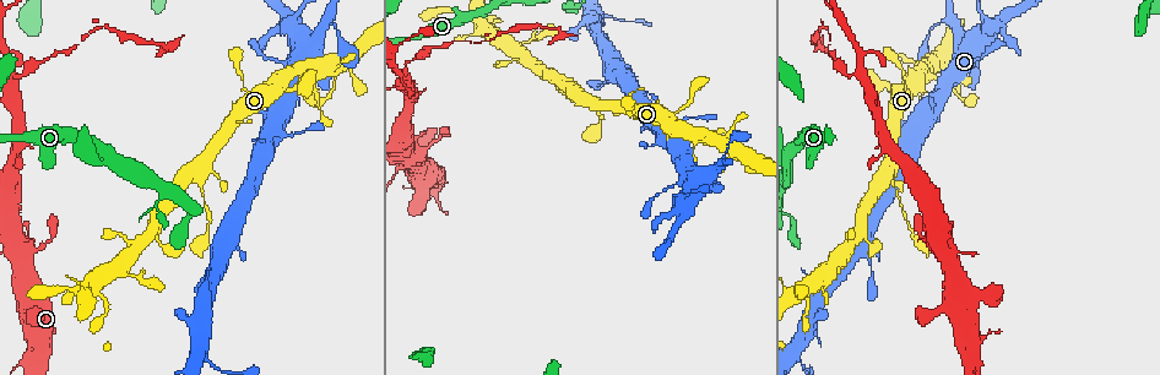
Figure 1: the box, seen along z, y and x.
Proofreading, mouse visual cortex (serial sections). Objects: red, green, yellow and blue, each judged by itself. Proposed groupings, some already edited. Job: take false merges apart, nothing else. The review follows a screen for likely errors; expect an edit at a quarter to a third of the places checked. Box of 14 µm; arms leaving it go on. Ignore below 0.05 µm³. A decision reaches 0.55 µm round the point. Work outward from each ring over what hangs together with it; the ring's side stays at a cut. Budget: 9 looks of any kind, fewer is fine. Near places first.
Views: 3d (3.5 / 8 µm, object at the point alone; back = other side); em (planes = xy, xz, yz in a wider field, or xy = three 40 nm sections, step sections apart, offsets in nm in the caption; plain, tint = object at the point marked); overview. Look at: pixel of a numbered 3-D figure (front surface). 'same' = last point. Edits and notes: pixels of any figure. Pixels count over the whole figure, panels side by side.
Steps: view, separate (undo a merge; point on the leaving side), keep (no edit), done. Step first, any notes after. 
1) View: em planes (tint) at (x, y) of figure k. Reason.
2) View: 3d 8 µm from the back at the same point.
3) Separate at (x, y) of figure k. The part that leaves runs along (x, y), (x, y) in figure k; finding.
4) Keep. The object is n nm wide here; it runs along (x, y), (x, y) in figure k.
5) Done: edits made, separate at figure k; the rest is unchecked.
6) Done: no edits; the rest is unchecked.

View: 3d 3.5 µm at (201, 195) of figure 1.

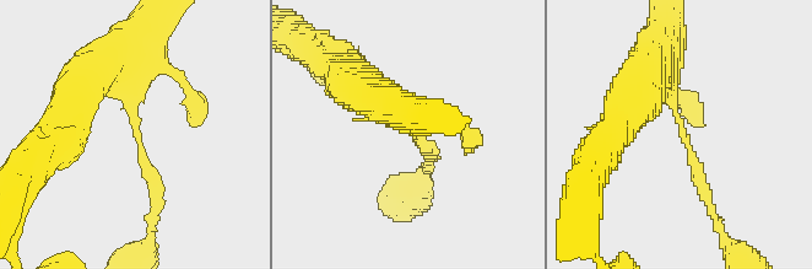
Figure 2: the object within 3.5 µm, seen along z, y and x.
View: em xy step 1 (tint) at (684, 134) of figure 2. The arms are 200, 400 nm wide.

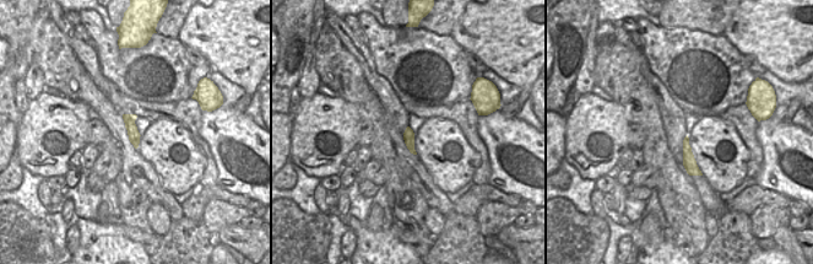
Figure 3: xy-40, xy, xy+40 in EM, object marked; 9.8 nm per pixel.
View: em planes (tint) at the same point.

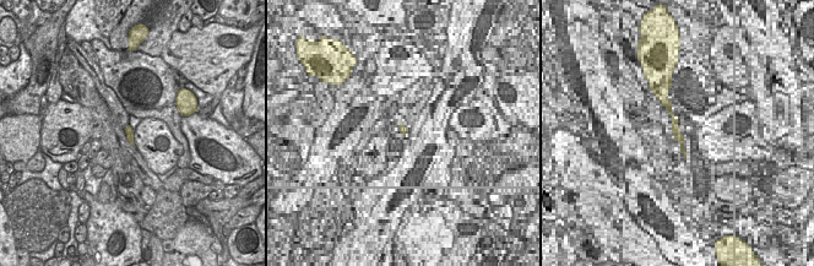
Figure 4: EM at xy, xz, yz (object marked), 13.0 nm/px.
Keep. The object is 120 nm wide here; it runs along (658, 52), (667, 93), (708, 203) in figure 2; all the same cell.

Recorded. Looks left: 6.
View: em xy step 5 (tint) at (79, 288) of figure 1. Small branch off a trunk.

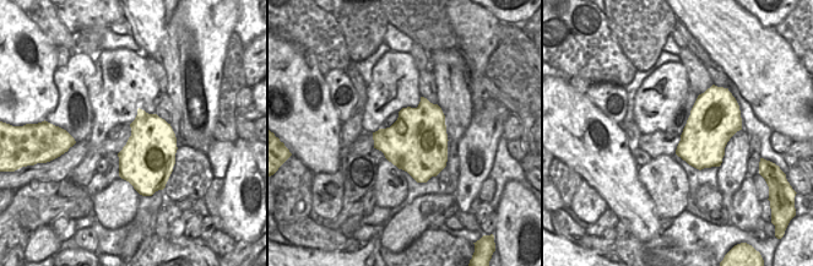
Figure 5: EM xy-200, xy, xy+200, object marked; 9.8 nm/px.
View: 3d 3.5 µm from the back at the same point.

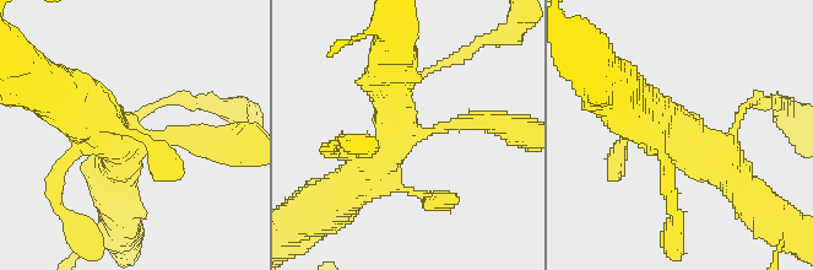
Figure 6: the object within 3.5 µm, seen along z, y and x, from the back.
Keep. It runs along (632, 95), (746, 189) in figure 6; all the same cell.

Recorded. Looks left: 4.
View: 3d 3.5 µm from the back at (861, 74) of figure 1. A narrow waist.

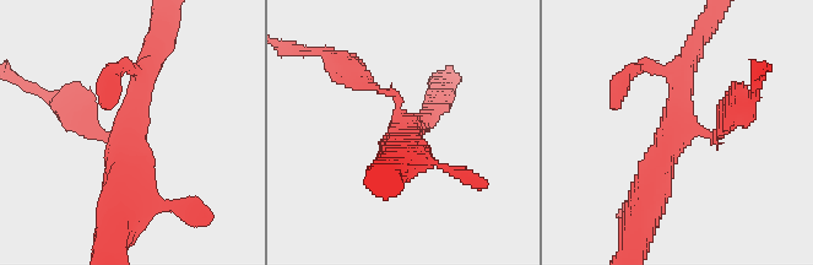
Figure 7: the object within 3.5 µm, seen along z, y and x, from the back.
View: em xy step 2 (tint) at (403, 129) of figure 7. 3 arms meet here; the arms are 150, 300, 500 nm wide; need the tissue.

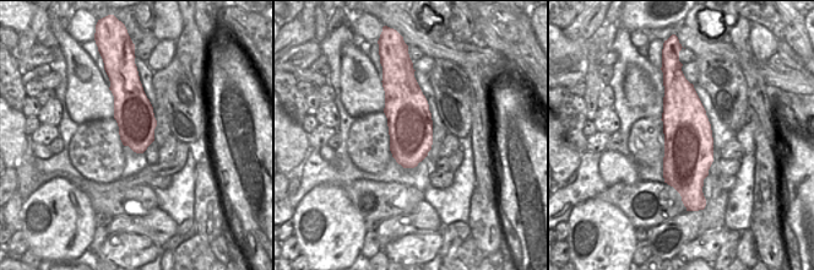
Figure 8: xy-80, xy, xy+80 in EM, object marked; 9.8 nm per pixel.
Separate at (361, 70) of figure 7. The part that leaves runs along (391, 92), (324, 52), (302, 52) in figure 7; a second cell is stuck on.

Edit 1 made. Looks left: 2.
View: 3d 3.5 µm at (295, 21) of figure 1.

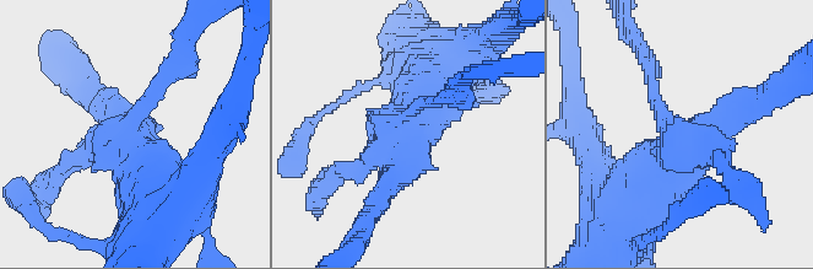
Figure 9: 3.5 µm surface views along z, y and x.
View: em xy step 2 (tint) at (135, 139) of figure 9. Shape alone is not enough.

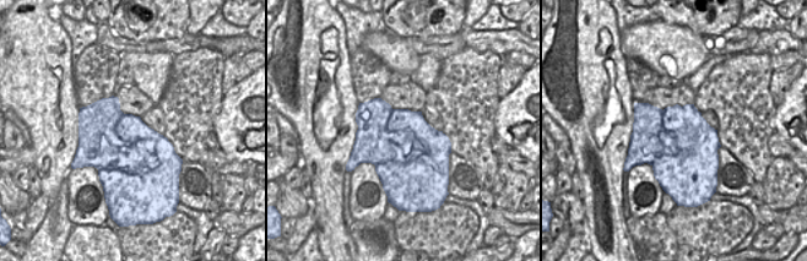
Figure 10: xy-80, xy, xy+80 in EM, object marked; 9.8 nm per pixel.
Separate at (339, 166) of figure 9. The part that leaves runs along (396, 138), (316, 200) in figure 9; a second cell is stuck on.

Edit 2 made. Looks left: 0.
Done: edits made, separate at figure 7, separate at figure 9; the rest is unchecked.

